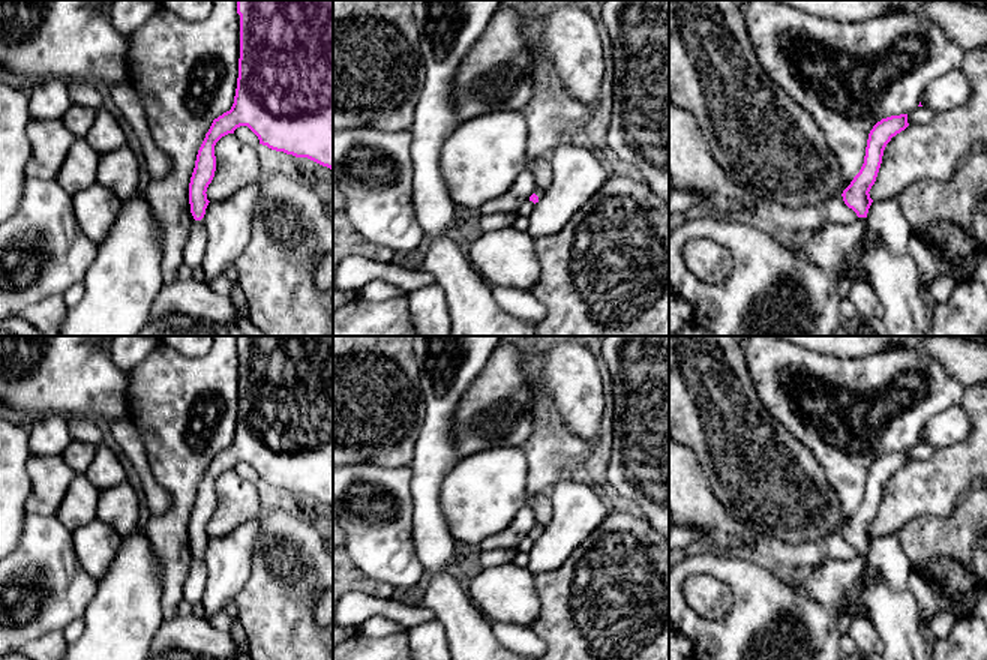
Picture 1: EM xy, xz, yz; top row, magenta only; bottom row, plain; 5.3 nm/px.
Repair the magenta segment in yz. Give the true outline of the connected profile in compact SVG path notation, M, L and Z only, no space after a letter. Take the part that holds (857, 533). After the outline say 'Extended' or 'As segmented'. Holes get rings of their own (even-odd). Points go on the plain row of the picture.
M908 450L891 452L878 458L868 470L864 500L850 520L843 526L844 540L852 544L858 555L852 560L826 558L816 568L801 574L795 588L808 598L831 610L836 616L867 616L862 606L844 606L846 594L866 567L866 554L873 538L870 525L876 518L882 492L892 472L909 462Z. Extended

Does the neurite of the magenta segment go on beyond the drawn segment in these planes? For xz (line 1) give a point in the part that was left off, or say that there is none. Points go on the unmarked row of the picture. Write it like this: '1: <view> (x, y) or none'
1: xz (537, 527)

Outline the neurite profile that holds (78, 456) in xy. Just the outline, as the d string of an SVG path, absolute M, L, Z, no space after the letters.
M72 440L62 453L62 459L75 474L84 474L94 459L98 447Z

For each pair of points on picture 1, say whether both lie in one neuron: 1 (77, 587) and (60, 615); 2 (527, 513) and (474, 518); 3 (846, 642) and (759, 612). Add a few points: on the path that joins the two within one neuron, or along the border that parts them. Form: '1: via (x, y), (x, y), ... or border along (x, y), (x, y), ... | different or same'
1: via (69, 594), (60, 603), (60, 608) | same
2: border along (525, 503), (506, 527), (486, 537) | different
3: border along (842, 635), (839, 644) | different

